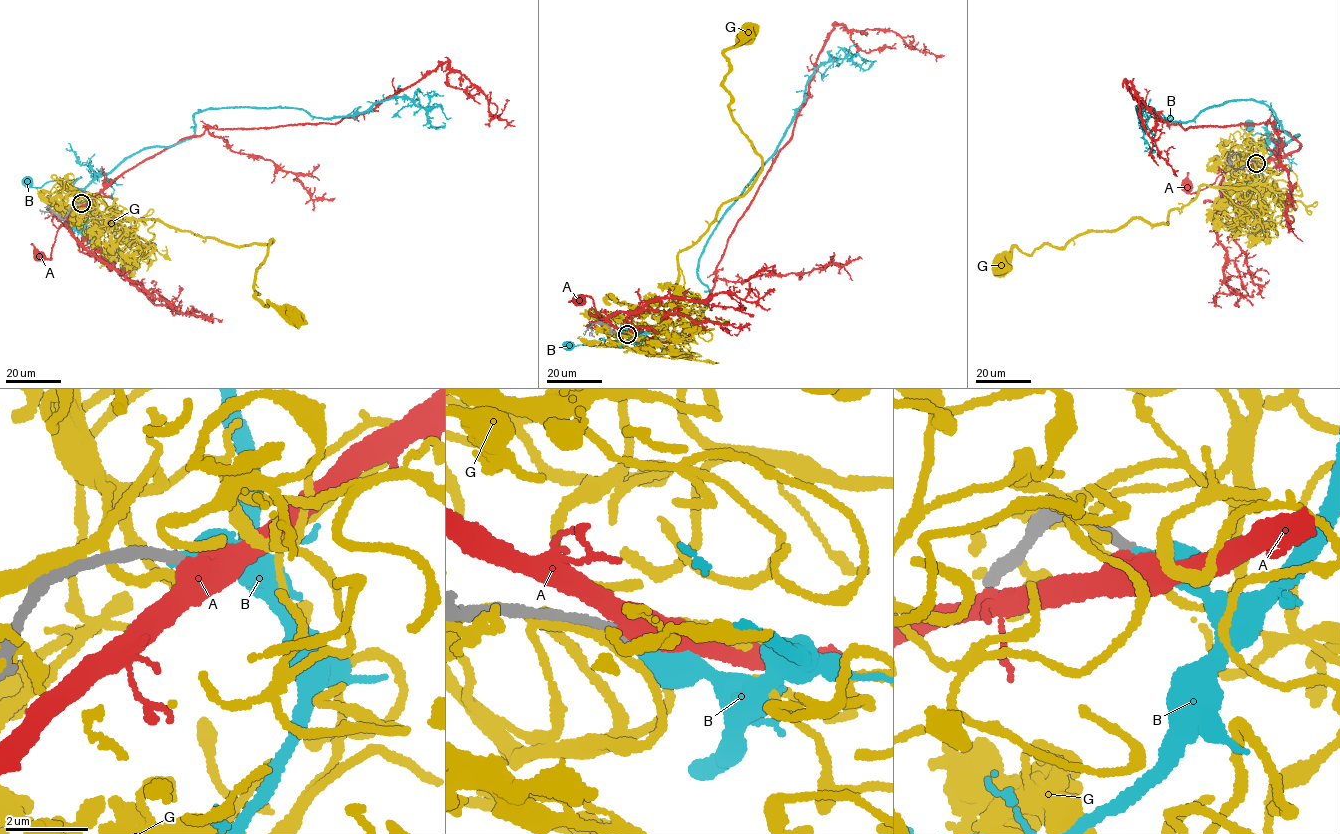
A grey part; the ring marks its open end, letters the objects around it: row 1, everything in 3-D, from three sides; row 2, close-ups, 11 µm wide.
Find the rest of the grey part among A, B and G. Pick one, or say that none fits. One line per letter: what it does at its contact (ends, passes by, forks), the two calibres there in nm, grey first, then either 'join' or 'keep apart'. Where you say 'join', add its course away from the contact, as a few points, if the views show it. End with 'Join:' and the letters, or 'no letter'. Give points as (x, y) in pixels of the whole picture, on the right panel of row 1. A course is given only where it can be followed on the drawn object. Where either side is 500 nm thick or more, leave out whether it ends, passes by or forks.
A: it passes by; calibres 280 and 440 nm; keep apart
B: it ends; calibres 300 and 360 nm; join; course (1256, 163), (1264, 165), (1270, 152), (1265, 145), (1274, 140), (1260, 133), (1252, 135), (1249, 125)
G: it forks; calibres 260 and 200 nm; keep apart
Join: B

